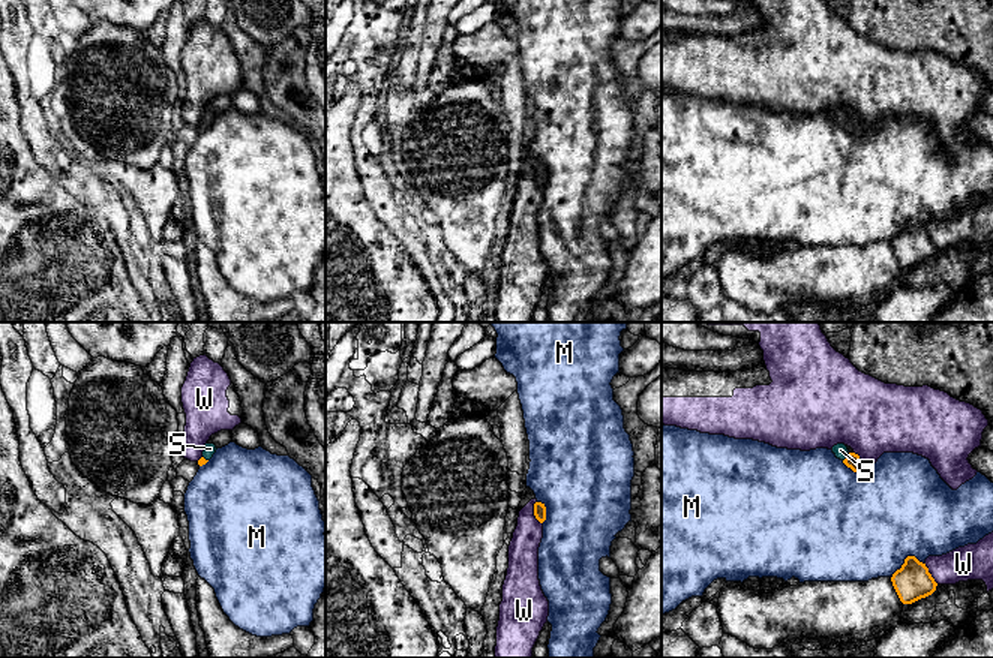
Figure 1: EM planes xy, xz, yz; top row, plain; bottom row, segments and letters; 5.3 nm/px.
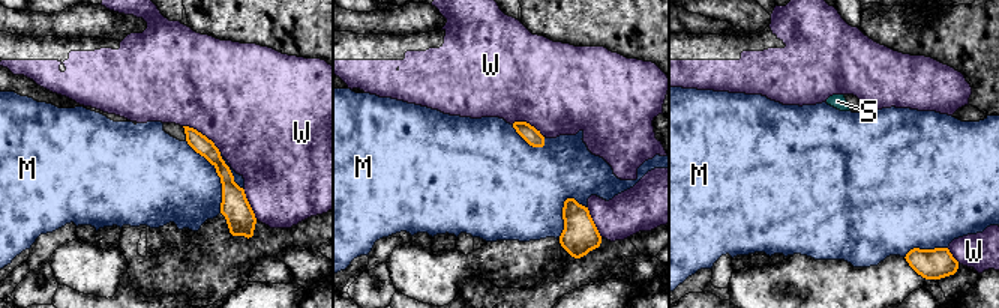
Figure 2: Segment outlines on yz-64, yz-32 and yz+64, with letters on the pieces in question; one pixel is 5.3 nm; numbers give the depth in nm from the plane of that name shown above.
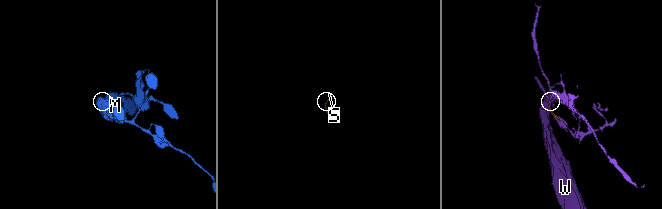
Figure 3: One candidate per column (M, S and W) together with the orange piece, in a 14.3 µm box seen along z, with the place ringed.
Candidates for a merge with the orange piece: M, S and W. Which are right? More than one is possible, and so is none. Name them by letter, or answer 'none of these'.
S

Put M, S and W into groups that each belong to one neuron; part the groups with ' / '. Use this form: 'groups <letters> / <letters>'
groups M / S / W

